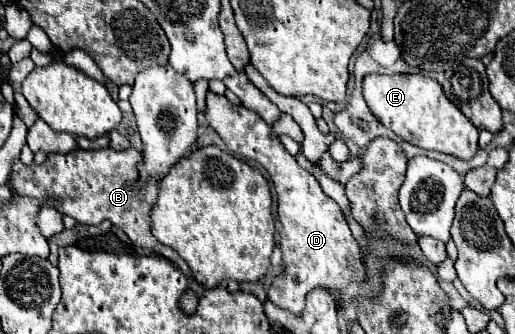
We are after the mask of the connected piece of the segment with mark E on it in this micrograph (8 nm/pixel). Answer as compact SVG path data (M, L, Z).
M415 73L365 75L363 97L377 121L411 145L441 151L457 159L471 159L479 149L479 129L465 119L465 115L445 97L441 85L431 77Z

